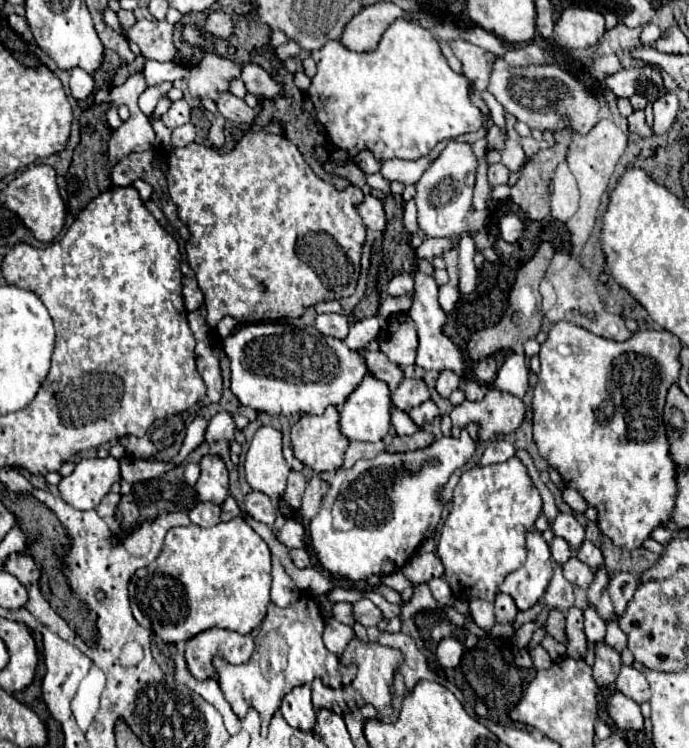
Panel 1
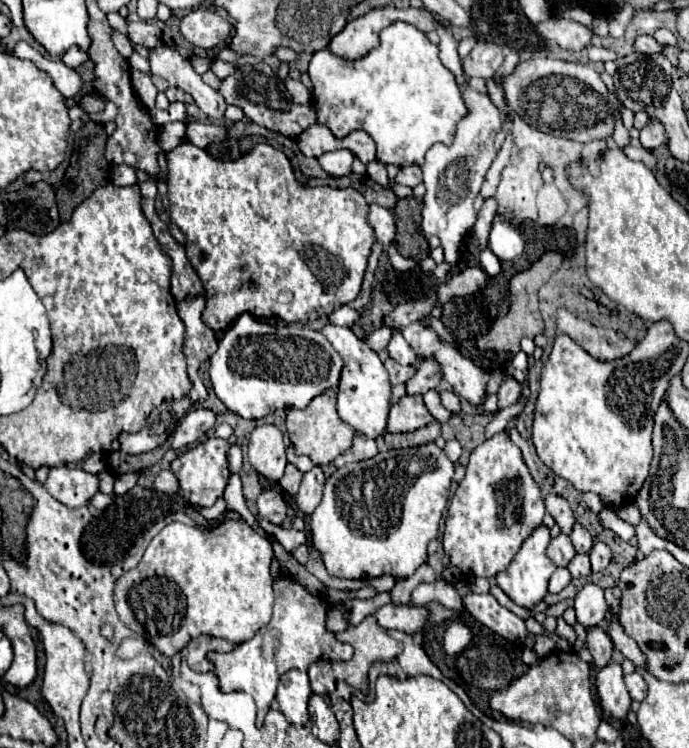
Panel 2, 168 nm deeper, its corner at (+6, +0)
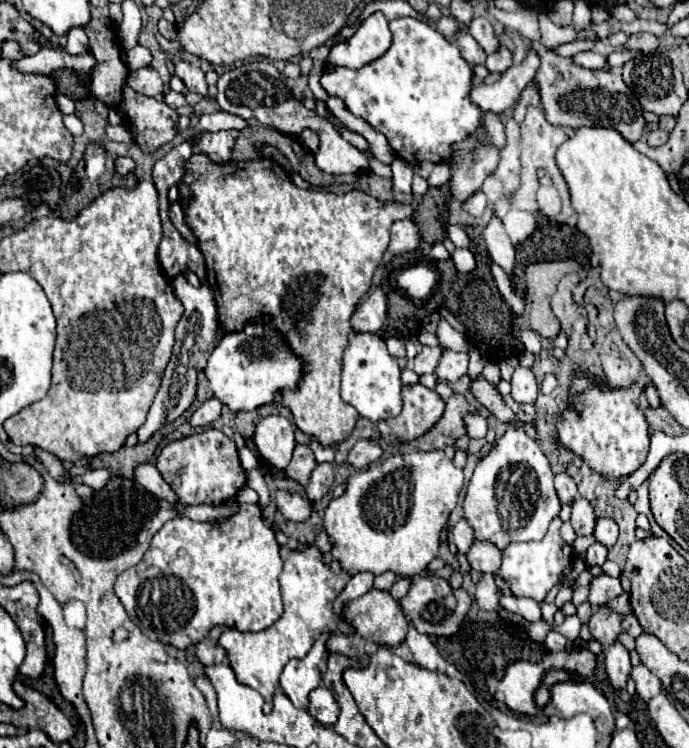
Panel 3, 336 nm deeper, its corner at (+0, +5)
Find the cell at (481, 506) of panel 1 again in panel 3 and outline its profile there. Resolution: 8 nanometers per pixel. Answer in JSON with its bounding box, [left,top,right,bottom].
[464,377,560,549]

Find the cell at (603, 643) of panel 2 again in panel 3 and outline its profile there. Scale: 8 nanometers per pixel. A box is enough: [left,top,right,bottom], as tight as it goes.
[588,605,622,647]

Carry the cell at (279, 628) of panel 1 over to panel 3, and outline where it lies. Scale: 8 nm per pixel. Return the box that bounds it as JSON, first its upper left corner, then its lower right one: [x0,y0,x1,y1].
[218,545,354,713]

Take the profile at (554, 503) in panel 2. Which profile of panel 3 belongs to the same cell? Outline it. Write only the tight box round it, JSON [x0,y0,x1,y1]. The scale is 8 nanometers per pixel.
[554,473,578,503]

